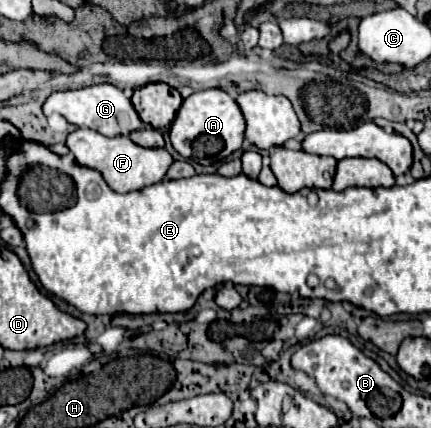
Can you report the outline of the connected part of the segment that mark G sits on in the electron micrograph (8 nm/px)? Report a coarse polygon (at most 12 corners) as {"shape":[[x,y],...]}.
{"shape":[[109,83],[57,91],[45,115],[107,137],[143,127],[131,99]]}

